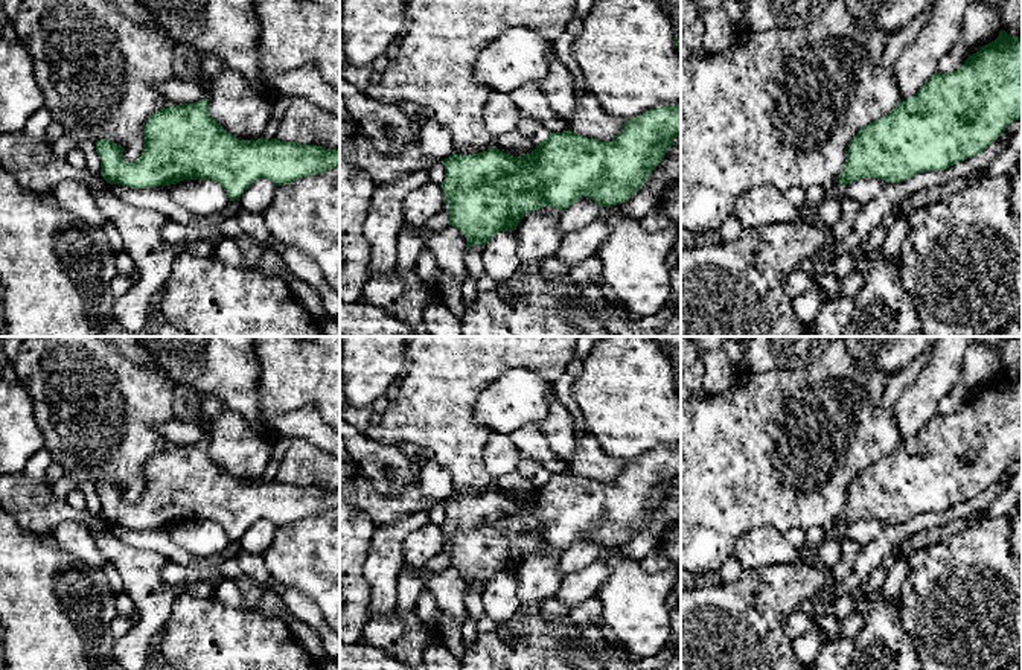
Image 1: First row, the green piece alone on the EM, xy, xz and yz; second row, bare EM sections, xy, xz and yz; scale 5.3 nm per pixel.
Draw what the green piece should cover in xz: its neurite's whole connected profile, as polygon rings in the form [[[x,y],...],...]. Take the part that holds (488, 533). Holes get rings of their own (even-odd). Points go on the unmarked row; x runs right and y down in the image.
[[[681,446],[649,451],[624,461],[612,483],[592,481],[568,471],[550,474],[522,498],[495,487],[472,496],[452,495],[442,501],[446,516],[440,525],[449,566],[465,576],[468,591],[475,585],[484,589],[497,574],[516,571],[525,556],[542,548],[565,553],[582,538],[591,539],[600,550],[626,544],[663,502],[676,478],[681,478]]]

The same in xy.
[[[207,440],[154,454],[143,477],[143,493],[134,504],[123,501],[120,486],[96,483],[107,524],[148,530],[212,521],[236,542],[260,519],[285,527],[340,509],[340,490],[263,478],[238,481],[212,458]]]

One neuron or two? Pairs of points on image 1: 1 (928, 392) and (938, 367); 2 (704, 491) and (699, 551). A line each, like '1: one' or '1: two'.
1: one
2: one

